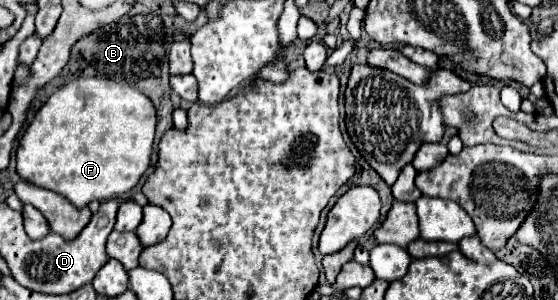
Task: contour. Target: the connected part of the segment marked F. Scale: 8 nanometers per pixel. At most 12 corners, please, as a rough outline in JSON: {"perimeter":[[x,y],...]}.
{"perimeter":[[76,78],[36,112],[18,174],[76,208],[132,190],[156,108]]}

